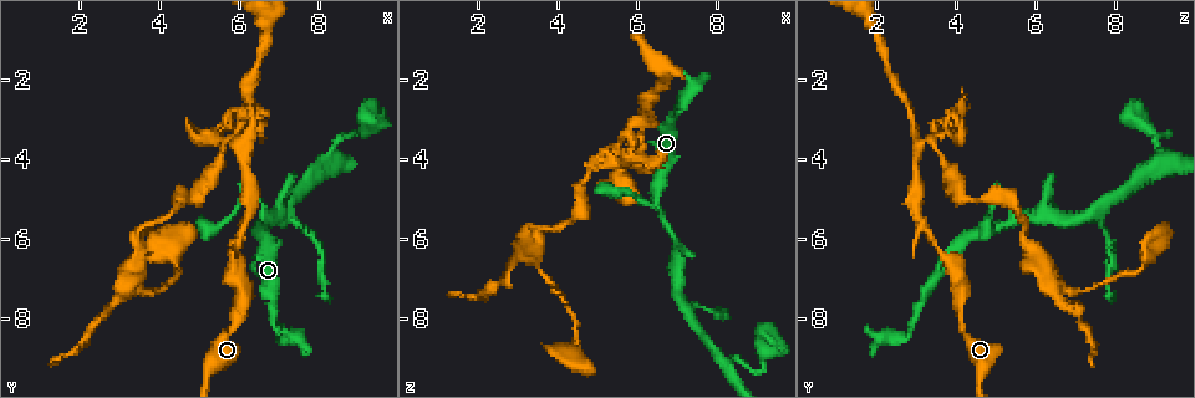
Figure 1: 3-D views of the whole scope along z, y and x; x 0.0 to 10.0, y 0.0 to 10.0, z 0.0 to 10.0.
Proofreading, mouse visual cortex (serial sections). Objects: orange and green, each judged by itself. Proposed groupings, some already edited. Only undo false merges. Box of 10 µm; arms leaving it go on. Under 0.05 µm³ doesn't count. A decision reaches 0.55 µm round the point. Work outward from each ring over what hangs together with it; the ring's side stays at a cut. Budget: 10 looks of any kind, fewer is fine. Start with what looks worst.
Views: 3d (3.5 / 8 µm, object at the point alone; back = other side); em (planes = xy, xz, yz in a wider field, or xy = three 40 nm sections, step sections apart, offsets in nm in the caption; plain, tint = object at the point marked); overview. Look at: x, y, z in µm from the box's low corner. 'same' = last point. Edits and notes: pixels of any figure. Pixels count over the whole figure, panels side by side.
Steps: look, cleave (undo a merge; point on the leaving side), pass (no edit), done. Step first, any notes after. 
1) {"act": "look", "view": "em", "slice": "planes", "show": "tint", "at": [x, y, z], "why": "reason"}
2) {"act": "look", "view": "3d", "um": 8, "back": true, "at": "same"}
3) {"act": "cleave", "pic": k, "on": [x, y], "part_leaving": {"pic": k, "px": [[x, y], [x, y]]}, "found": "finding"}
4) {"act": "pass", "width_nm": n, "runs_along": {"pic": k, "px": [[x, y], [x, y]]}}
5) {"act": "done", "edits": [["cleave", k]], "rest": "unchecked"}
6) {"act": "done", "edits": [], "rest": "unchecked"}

{"act": "look", "view": "3d", "um": 3.5, "back": true, "at": [6.00, 3.75, 3.10], "why": "narrows sharply"}

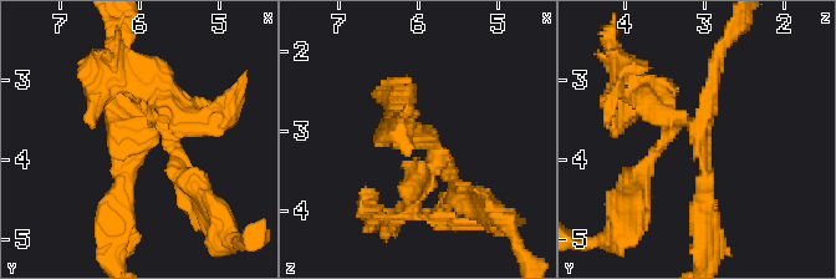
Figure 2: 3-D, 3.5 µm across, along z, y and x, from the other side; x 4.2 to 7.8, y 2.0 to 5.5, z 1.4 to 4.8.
{"act": "look", "view": "em", "slice": "xy", "step": 2, "show": "tint", "at": [6.05, 3.75, 3.10], "arms": 4, "arm_widths_nm": [150, 150, 200, 250]}

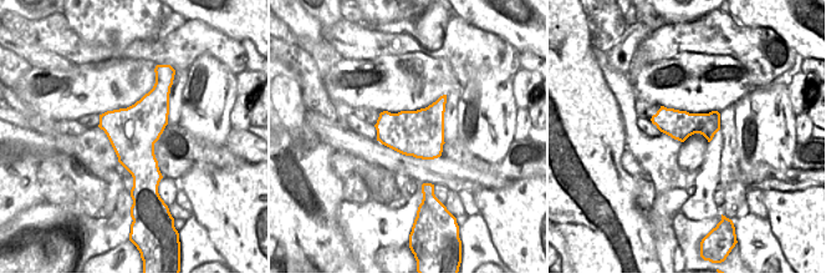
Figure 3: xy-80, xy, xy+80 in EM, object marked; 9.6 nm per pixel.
{"act": "pass", "width_nm": 460, "runs_along": {"pic": 2, "px": [[115, 217], [148, 128], [168, 125], [176, 152]]}, "found": "one cell here"}

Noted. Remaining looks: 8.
{"act": "look", "view": "3d", "um": 8, "at": [6.60, 5.55, 5.50], "why": "side arm on a straight run"}

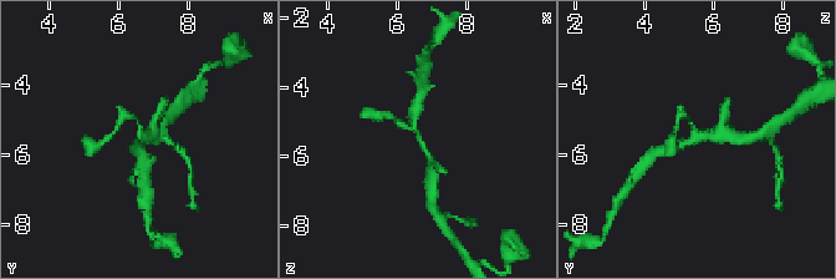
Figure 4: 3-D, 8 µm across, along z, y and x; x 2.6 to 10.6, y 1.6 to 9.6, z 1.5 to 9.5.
{"act": "look", "view": "3d", "um": 3.5, "at": "same", "why": "closer look"}

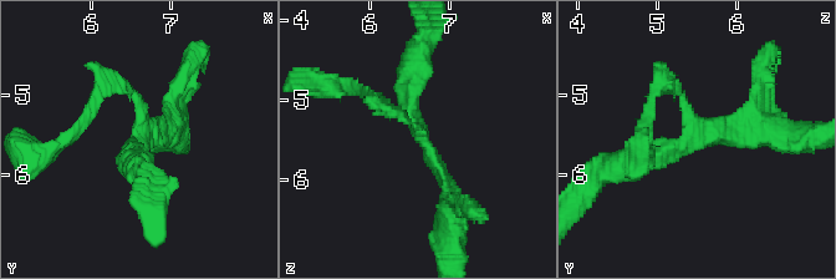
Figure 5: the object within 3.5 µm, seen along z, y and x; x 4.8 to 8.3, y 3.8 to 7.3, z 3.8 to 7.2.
{"act": "look", "view": "em", "slice": "xy", "step": 5, "show": "tint", "at": [6.65, 5.60, 5.45], "arms": 3, "arm_widths_nm": [100, 200, 250], "why": "need the tissue"}

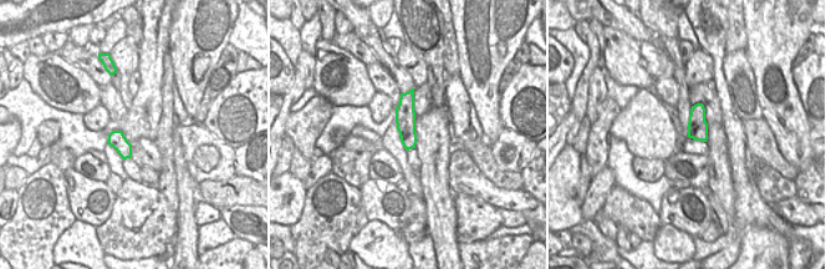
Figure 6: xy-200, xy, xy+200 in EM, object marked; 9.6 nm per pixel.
{"act": "pass", "runs_along": {"pic": 5, "px": [[413, 66], [409, 120], [448, 209]]}, "found": "all the same cell"}

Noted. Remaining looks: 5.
{"act": "look", "view": "3d", "um": 3.5, "at": [4.55, 5.00, 5.35], "why": "sharp bend"}

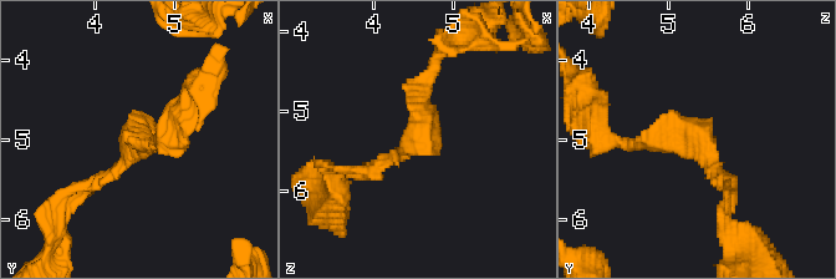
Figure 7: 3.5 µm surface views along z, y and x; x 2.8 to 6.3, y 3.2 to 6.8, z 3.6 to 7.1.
{"act": "look", "view": "em", "slice": "xy", "step": 5, "show": "tint", "at": [4.55, 5.00, 5.30], "arm_widths_nm": [150, 200], "why": "shape alone is not enough"}

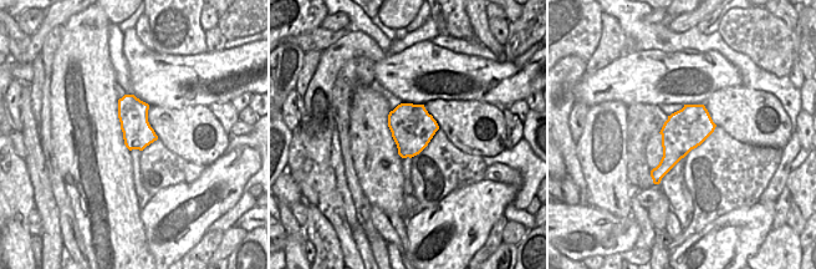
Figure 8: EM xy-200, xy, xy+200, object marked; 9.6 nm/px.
{"act": "pass", "width_nm": 420, "runs_along": {"pic": 7, "px": [[436, 61], [424, 135], [363, 170]]}, "found": "continuous, no second cell"}

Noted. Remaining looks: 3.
{"act": "look", "view": "3d", "um": 3.5, "at": [3.50, 7.00, 6.40]}

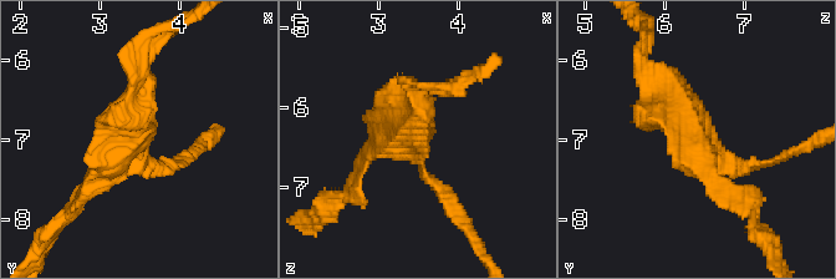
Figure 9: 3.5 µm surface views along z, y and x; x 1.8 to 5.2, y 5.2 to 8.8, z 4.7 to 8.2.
{"act": "look", "view": "em", "slice": "xy", "step": 1, "show": "tint", "at": [3.50, 6.95, 6.40], "arms": 3, "arm_widths_nm": [150, 200, 250], "why": "need the tissue"}

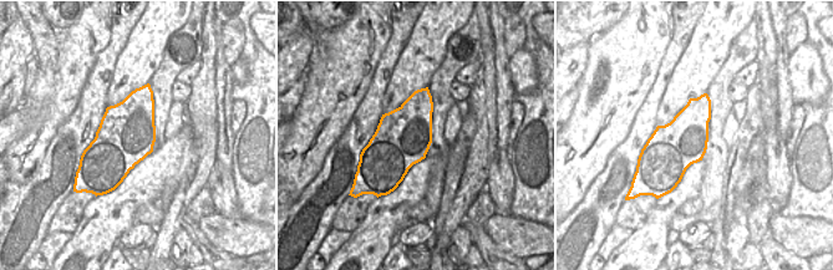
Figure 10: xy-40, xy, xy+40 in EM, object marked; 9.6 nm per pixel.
{"act": "pass", "runs_along": {"pic": 9, "px": [[643, 54], [717, 161], [745, 168]]}, "found": "all the same cell"}

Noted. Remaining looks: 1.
{"act": "done", "edits": [], "rest": "unchecked"}

